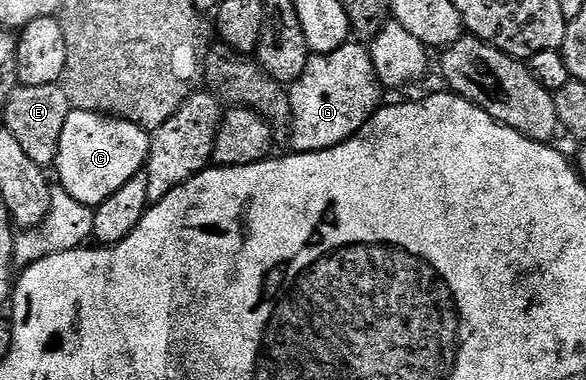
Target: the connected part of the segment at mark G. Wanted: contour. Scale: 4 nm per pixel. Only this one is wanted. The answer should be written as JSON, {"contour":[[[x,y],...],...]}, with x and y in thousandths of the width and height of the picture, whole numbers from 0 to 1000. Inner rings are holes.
{"contour":[[[594,108],[575,132],[553,145],[531,147],[512,208],[493,232],[498,355],[497,395],[507,403],[538,403],[560,395],[594,368],[604,350],[616,347],[633,308],[650,284],[648,261],[655,247],[635,171],[630,132],[613,111]]]}

